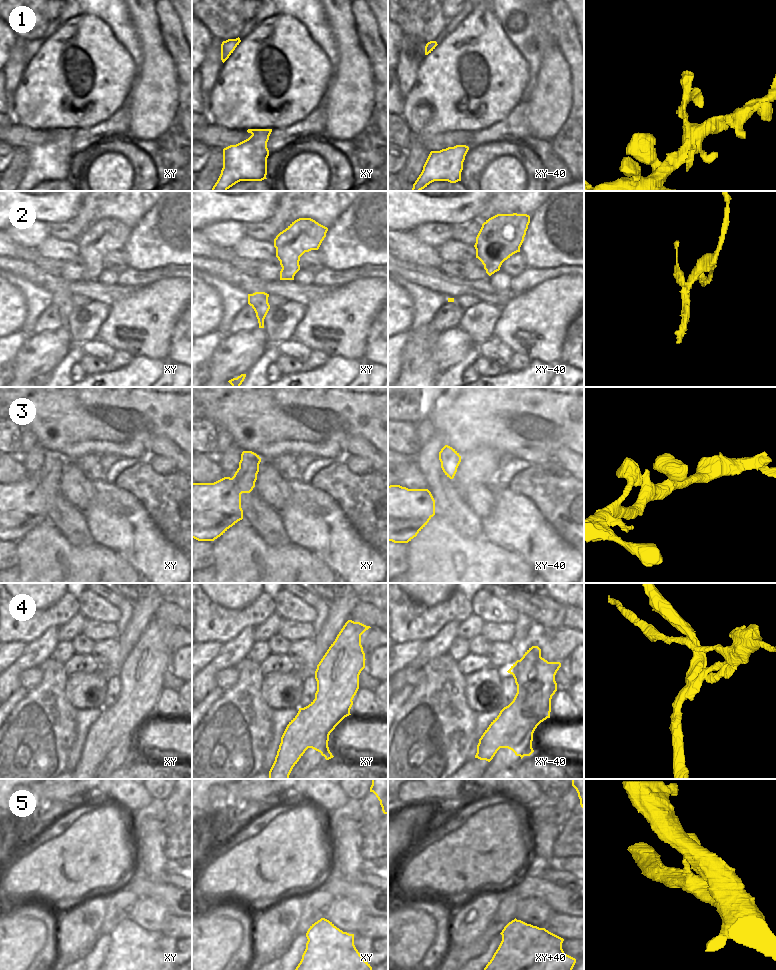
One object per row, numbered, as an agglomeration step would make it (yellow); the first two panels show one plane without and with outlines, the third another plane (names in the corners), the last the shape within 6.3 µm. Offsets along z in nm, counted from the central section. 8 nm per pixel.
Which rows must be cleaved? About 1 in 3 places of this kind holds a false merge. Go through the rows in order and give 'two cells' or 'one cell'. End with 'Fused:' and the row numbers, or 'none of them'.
1: one cell
2: two cells
3: one cell
4: two cells
5: one cell
Fused: 2, 4

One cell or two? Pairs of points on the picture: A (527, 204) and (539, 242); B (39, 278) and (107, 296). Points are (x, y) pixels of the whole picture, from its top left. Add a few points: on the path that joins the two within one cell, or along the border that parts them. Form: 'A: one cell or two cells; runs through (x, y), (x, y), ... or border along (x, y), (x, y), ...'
A: two cells; border along (544, 201), (530, 216)
B: one cell; runs through (56, 284), (90, 288)

